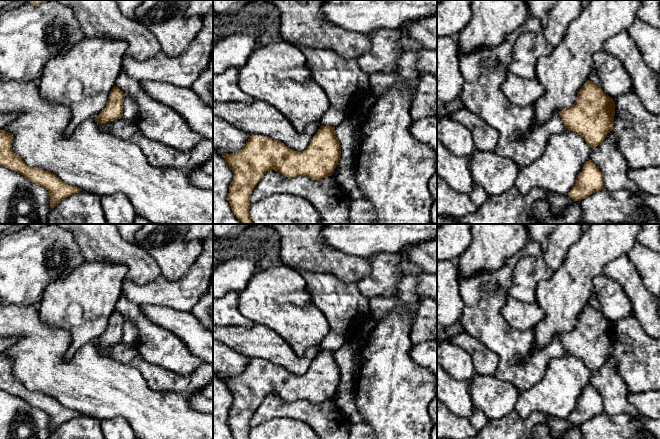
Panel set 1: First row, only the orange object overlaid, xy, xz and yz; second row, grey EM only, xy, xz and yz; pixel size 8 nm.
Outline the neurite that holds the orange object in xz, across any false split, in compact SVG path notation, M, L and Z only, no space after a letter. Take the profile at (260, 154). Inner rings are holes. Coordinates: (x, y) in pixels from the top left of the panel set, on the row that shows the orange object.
M321 126L308 147L301 152L292 150L269 137L251 134L241 150L221 155L234 174L228 193L231 209L241 224L254 224L249 216L250 196L267 171L276 170L285 177L306 176L313 180L326 178L333 174L340 160L341 146L335 136L335 127Z

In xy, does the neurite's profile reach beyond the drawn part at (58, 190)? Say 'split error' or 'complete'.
complete

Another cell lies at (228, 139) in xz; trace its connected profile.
M213 117L213 149L222 153L235 153L242 149L251 134Z

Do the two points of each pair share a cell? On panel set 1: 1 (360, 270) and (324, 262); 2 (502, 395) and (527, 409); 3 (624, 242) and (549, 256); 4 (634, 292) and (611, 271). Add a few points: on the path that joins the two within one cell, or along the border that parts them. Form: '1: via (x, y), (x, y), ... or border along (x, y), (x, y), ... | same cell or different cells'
1: via (351, 269), (333, 262) | same cell
2: border along (520, 392), (514, 409) | different cells
3: border along (581, 235), (570, 247), (563, 262), (554, 271) | different cells
4: via (630, 286), (617, 273) | same cell

